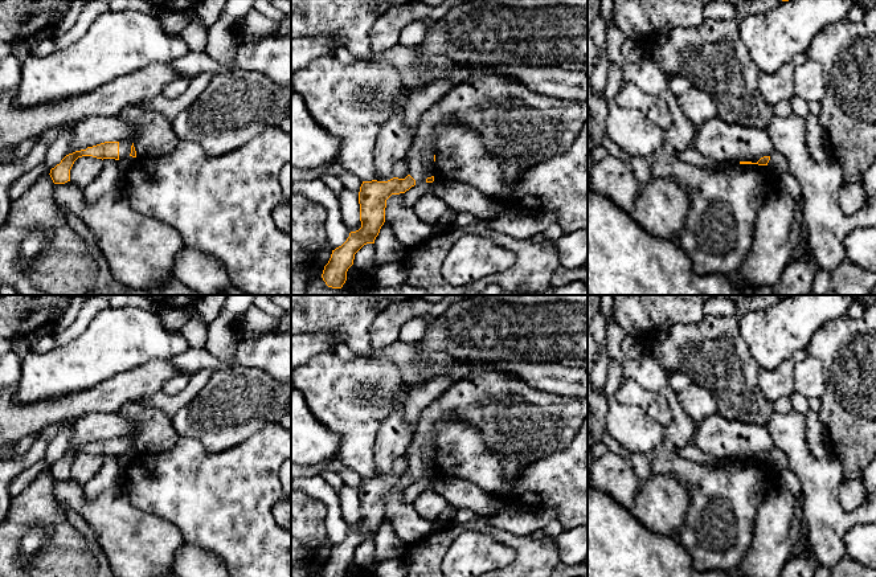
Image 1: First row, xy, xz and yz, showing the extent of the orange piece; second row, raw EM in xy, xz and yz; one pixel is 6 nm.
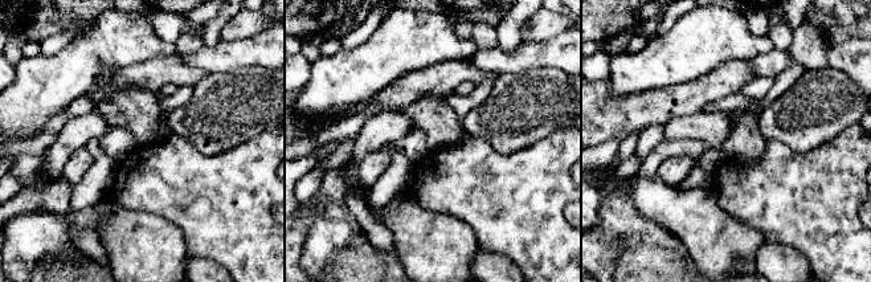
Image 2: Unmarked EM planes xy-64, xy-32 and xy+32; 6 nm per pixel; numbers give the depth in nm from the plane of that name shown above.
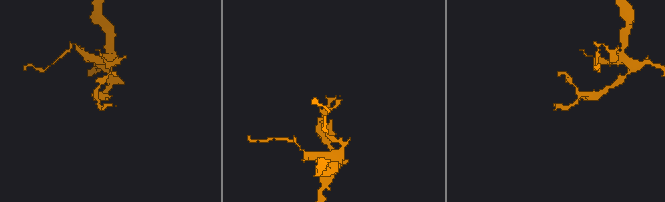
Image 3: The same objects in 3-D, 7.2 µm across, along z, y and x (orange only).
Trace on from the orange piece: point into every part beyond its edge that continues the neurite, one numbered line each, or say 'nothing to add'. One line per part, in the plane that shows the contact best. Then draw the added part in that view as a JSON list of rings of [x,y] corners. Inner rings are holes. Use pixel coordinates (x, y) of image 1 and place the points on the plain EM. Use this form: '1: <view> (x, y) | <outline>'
1: yz (716, 436) | [[[719,413],[696,423],[692,442],[703,453],[725,459],[757,459],[775,447],[765,426],[726,420]]]

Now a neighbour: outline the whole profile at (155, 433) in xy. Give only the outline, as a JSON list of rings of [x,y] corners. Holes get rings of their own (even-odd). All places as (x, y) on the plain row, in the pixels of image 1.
[[[134,400],[123,404],[118,413],[128,417],[135,425],[136,453],[157,454],[175,447],[179,435],[173,429],[171,416],[163,409]]]

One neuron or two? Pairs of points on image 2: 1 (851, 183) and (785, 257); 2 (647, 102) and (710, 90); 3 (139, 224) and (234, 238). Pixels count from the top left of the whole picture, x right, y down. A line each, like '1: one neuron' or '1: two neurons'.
1: two neurons
2: one neuron
3: two neurons

